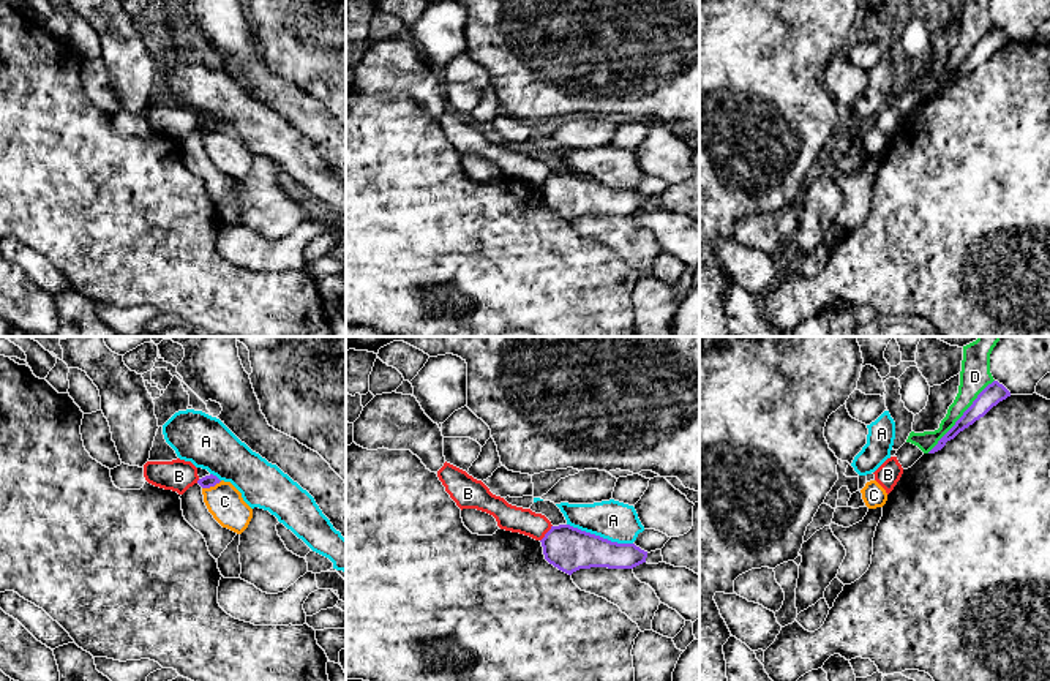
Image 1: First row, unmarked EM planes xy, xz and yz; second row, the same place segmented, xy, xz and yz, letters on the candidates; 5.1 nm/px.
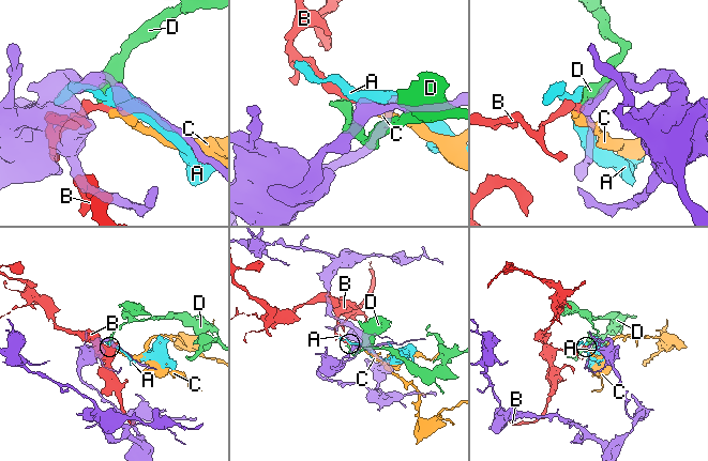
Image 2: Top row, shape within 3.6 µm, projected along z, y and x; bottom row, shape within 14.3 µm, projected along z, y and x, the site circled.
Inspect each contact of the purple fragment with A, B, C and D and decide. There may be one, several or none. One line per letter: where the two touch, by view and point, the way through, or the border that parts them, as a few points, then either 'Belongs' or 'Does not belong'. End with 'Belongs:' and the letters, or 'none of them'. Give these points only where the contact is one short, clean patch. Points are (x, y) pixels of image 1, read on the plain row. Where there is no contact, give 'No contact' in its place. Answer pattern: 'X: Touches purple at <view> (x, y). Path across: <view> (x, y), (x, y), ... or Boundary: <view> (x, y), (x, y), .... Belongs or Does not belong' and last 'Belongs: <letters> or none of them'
A: Touches purple at xz (599, 182). Does not belong
B: Touches purple at xz (547, 179). Boundary: xz (551, 171), (540, 187). Does not belong
C: Touches purple at xy (212, 131). Boundary: xy (221, 127), (202, 135). Does not belong
D: Touches purple at yz (962, 62). Does not belong
Belongs: none of them

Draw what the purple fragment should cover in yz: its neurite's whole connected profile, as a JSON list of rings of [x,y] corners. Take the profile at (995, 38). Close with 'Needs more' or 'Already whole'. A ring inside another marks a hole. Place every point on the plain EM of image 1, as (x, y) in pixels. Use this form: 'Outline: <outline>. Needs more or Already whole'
Outline: [[[998,27],[988,30],[977,41],[973,51],[963,58],[963,62],[955,68],[955,71],[938,87],[938,90],[928,100],[941,96],[947,87],[954,85],[960,77],[984,63],[993,52],[996,52],[1007,43],[1011,43],[1011,38],[1003,30],[999,30]]]. Already whole

